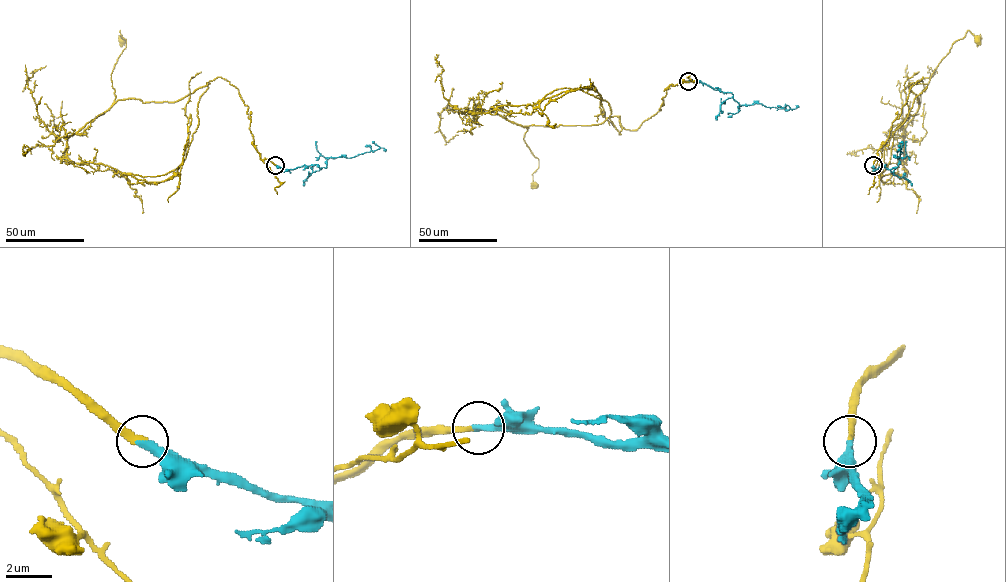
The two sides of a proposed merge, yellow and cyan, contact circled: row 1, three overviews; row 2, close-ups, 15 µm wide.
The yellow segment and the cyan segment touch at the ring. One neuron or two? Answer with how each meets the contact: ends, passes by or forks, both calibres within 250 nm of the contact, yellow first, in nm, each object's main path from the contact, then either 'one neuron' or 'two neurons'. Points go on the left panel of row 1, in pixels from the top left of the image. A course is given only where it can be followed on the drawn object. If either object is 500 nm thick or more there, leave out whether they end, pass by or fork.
yellow ends there; cyan ends there; 280 nm thick on the yellow side, 320 nm on the other; yellow runs (275, 165), (260, 158), (248, 107), (223, 78), (176, 101), (114, 103), (120, 40); cyan runs (275, 165), (293, 169), (316, 164), (320, 169), (326, 167), (329, 158), (351, 158), (379, 148), (372, 142); one neuron

